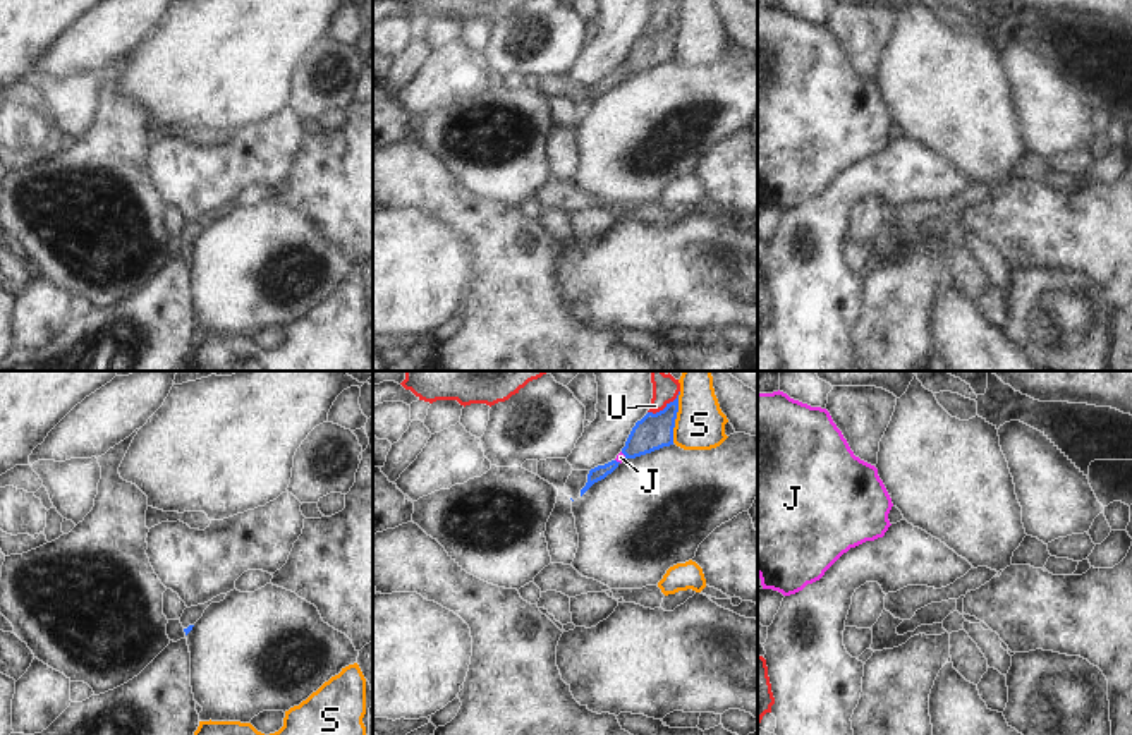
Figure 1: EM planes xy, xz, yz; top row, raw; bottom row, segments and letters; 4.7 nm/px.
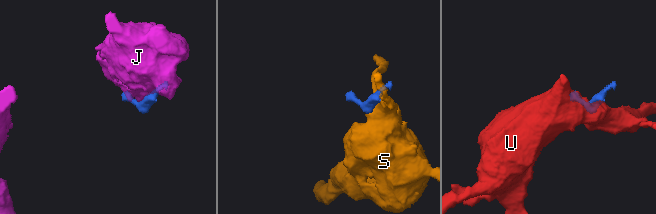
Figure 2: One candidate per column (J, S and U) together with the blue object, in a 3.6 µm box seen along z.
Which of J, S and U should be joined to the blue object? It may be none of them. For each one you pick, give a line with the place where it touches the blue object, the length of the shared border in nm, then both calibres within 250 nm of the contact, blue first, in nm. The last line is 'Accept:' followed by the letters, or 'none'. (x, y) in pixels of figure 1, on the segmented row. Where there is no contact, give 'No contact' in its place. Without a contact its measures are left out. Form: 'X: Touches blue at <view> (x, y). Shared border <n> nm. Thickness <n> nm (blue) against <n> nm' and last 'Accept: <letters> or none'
Accept: none.

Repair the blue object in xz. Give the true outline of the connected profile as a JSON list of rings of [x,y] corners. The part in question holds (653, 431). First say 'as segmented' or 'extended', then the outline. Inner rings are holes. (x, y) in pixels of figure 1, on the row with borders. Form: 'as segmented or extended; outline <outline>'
as segmented; outline [[[679,395],[673,402],[656,414],[648,412],[632,428],[622,453],[625,459],[636,459],[663,446],[673,445],[673,428],[679,412]]]

